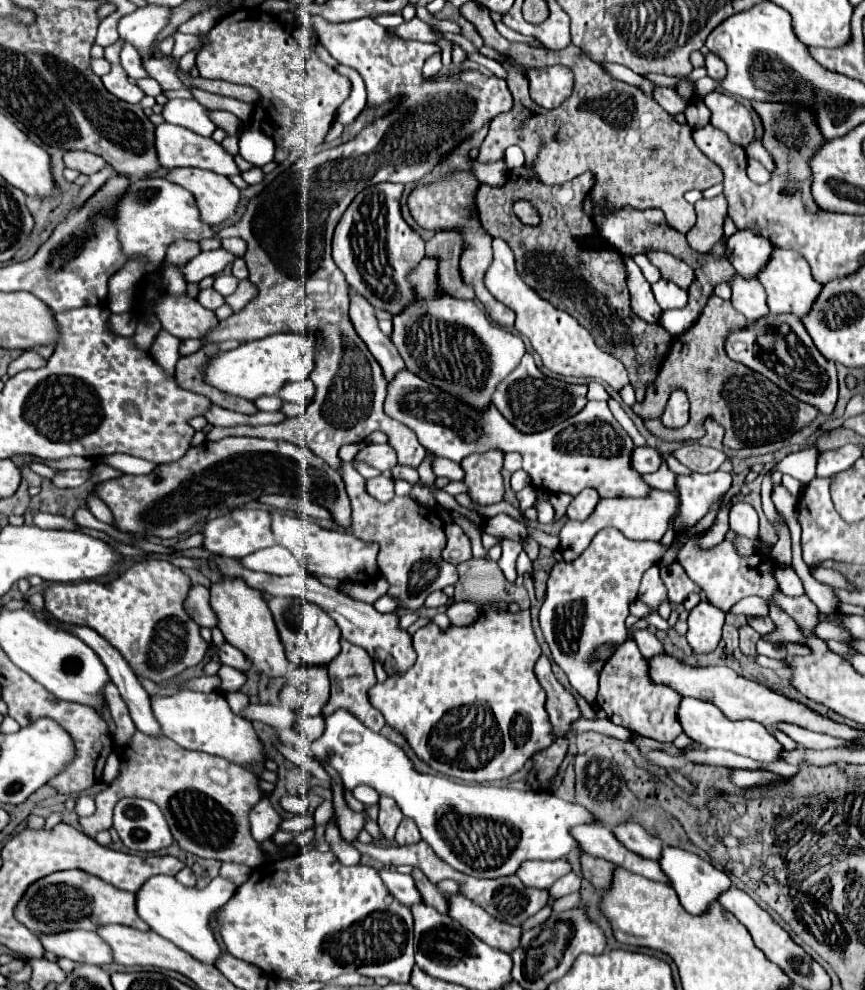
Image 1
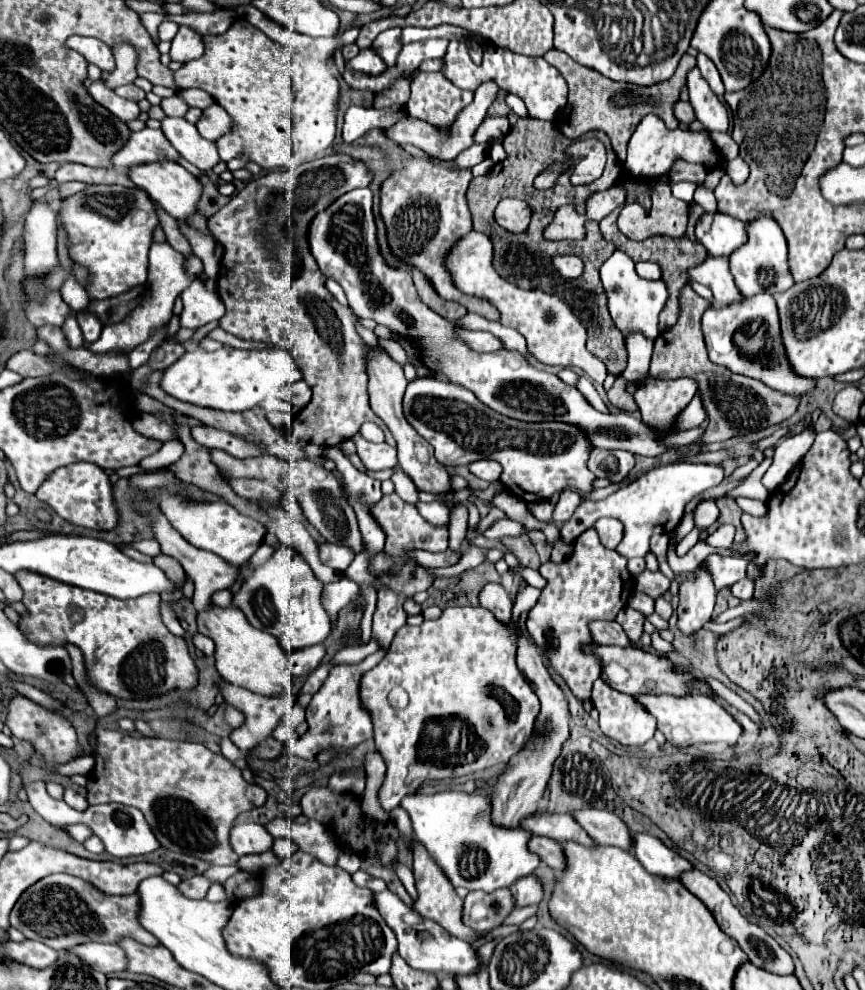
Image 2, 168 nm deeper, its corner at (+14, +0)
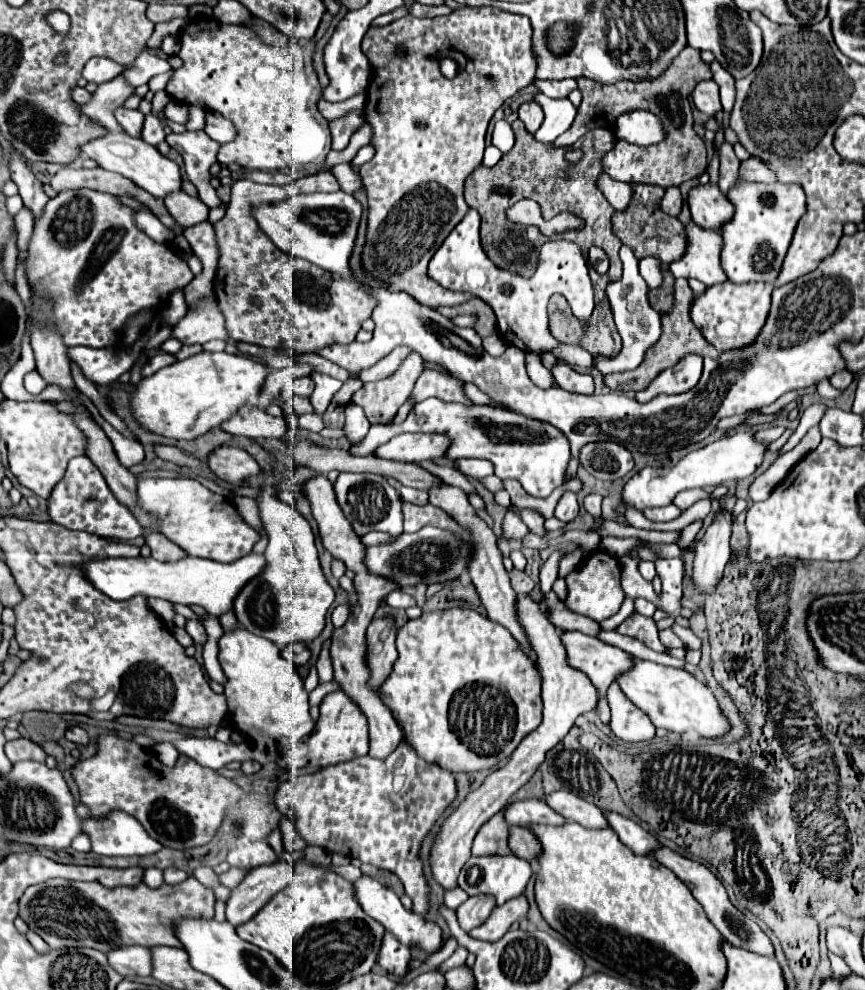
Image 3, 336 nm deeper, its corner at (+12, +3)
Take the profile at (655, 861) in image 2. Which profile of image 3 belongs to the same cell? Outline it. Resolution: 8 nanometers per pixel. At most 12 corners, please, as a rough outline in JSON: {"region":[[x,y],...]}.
{"region":[[604,810],[608,826],[634,854],[650,856],[658,840],[638,822]]}

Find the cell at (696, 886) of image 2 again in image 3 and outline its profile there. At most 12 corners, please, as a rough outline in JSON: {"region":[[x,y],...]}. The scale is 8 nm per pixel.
{"region":[[670,848],[652,856],[670,868],[724,940],[762,956],[772,942],[732,906],[722,882]]}

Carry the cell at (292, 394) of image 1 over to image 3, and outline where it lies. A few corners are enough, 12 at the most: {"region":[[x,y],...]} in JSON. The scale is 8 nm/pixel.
{"region":[[294,378],[288,390],[296,396],[310,396],[312,378]]}

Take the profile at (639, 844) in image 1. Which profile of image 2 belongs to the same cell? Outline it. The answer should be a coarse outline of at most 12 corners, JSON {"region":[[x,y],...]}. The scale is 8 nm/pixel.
{"region":[[612,811],[574,817],[598,845],[630,851],[630,829]]}

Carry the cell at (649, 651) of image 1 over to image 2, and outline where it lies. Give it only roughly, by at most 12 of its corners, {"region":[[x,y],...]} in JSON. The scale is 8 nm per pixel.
{"region":[[592,621],[598,645],[632,645],[616,621]]}

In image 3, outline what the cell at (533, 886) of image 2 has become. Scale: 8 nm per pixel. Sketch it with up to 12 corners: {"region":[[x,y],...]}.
{"region":[[526,896],[494,908],[470,936],[496,942],[528,912]]}

